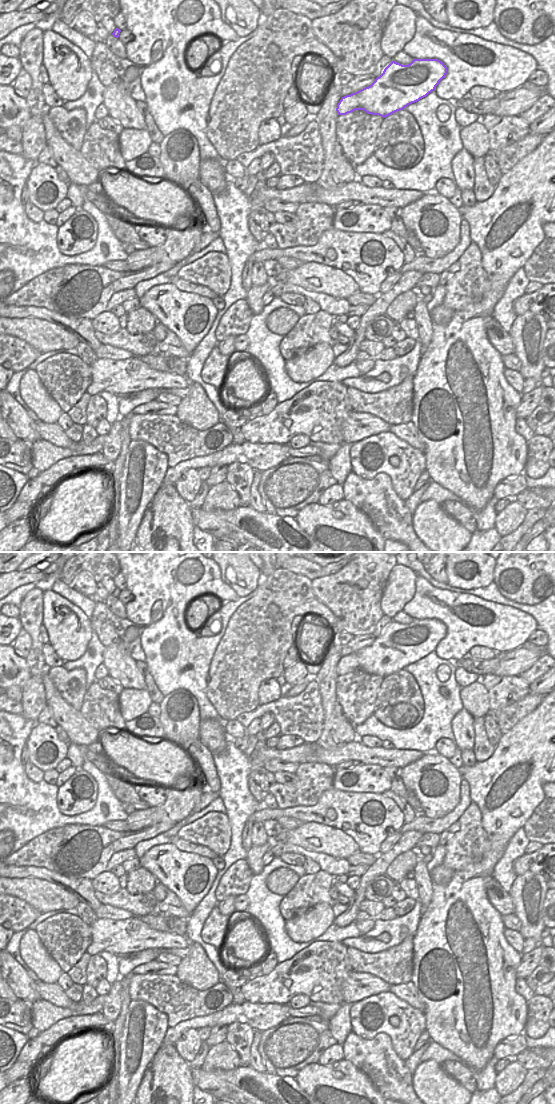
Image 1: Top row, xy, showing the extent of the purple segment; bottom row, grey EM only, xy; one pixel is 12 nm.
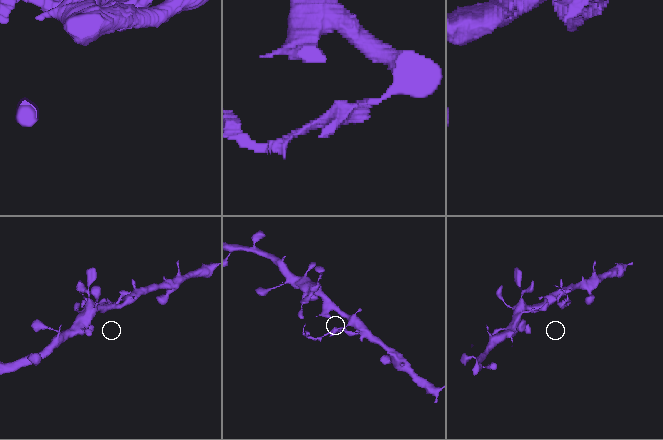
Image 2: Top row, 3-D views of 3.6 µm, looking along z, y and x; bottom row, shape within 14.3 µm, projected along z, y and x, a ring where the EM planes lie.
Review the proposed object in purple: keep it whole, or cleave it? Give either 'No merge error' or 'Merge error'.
Merge error.

